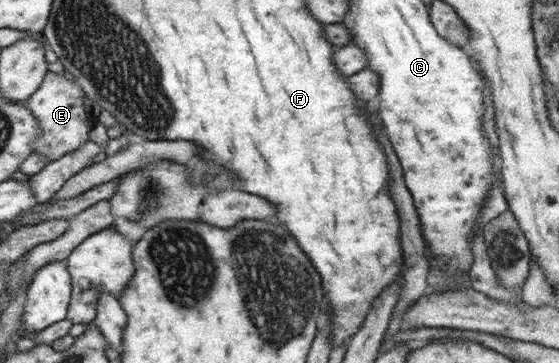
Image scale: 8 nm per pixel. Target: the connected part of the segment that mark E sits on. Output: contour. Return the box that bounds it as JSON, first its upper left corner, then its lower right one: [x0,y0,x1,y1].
[25,71,97,163]

